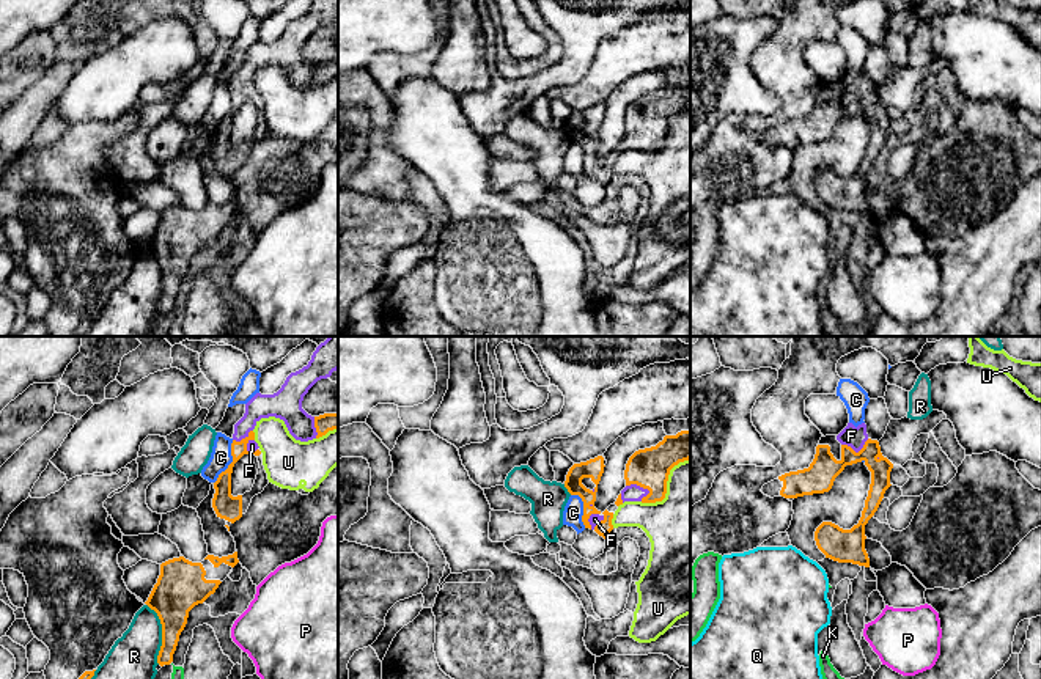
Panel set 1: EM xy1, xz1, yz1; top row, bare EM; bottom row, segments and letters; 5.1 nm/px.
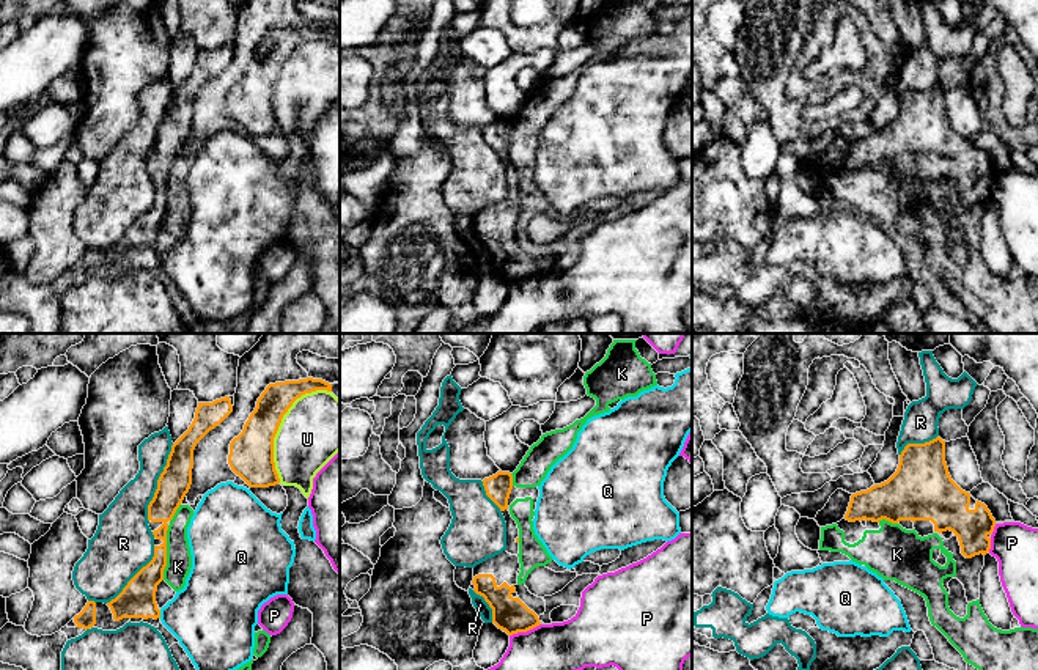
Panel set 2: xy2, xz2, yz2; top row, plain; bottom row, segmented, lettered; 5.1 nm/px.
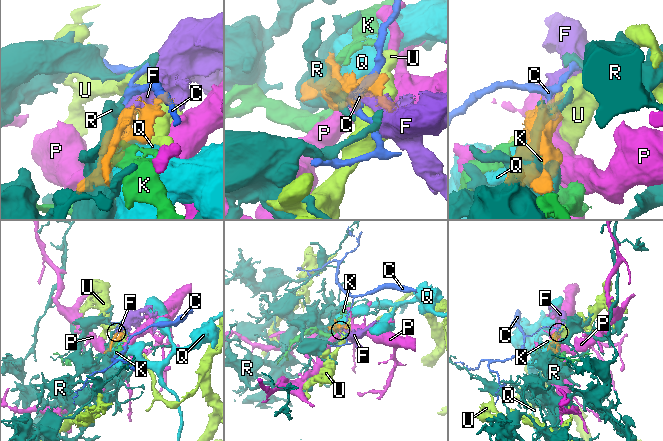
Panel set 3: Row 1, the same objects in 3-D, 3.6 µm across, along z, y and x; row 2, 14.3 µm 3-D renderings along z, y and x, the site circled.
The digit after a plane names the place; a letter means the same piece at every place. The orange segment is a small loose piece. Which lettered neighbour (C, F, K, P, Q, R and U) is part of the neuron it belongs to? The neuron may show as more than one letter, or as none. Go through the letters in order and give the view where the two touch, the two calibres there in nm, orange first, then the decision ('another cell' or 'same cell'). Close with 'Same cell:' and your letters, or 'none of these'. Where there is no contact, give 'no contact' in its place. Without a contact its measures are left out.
C: xy1 | 130/110 nm | another cell
F: xz1 | 200/90 nm | same cell
K: xy2 | 160/130 nm | another cell
P: xz2 | 180/260 nm | another cell
Q: xy2 | 190/380 nm | another cell
R: xy2 | 160/220 nm | another cell
U: xy2 | 220/340 nm | another cell
Same cell: F

